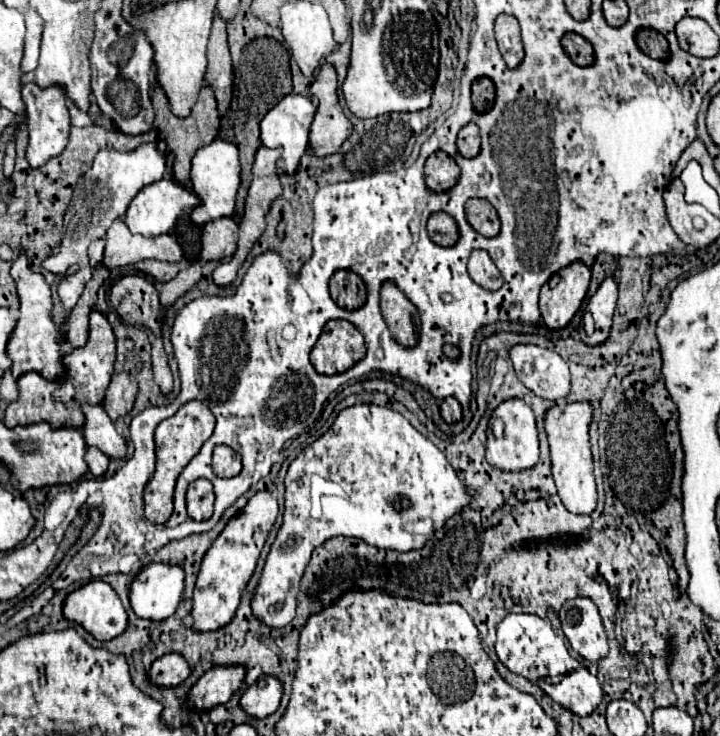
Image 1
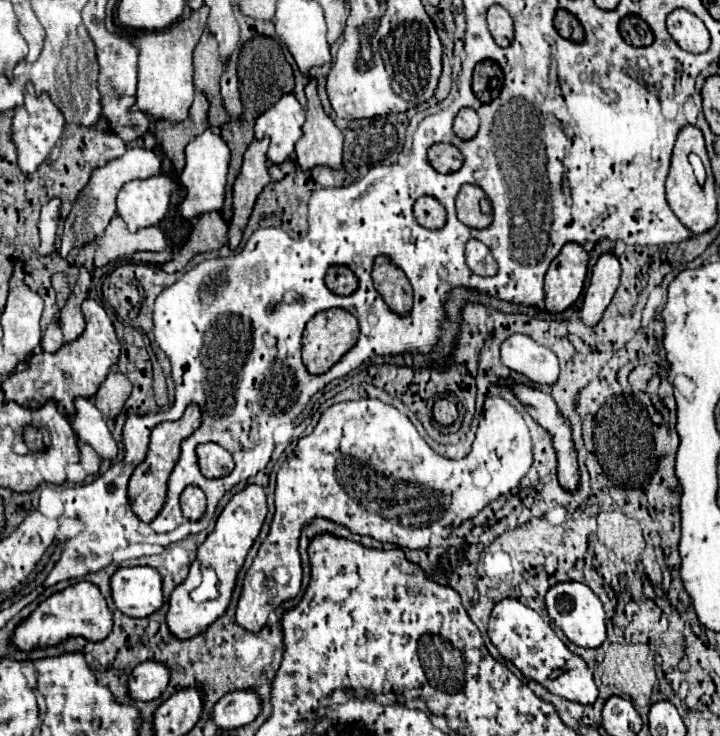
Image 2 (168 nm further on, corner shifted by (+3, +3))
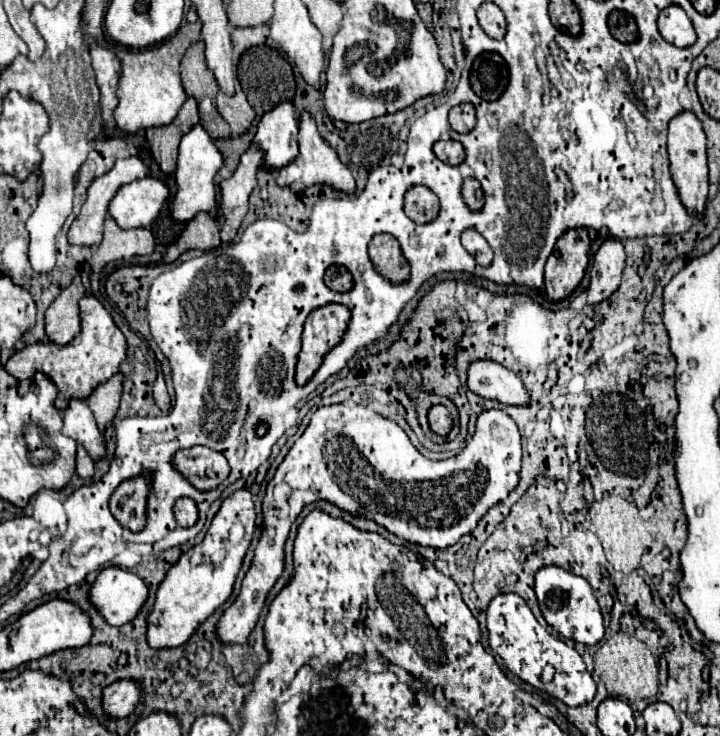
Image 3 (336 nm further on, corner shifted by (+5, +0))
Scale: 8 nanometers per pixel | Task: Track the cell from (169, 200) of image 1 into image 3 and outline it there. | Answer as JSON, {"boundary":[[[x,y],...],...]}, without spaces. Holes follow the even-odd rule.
{"boundary":[[[144,177],[122,185],[110,201],[108,213],[124,229],[148,227],[158,217],[166,199],[168,187],[154,177]]]}

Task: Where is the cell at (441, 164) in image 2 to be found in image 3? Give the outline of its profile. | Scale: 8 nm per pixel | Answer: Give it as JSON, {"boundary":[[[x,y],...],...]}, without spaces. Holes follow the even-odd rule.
{"boundary":[[[438,141],[434,143],[434,153],[440,161],[448,163],[448,165],[460,165],[464,161],[464,147],[460,141]]]}

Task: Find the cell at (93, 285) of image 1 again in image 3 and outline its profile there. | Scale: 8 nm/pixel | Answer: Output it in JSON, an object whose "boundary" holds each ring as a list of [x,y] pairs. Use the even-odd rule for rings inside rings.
{"boundary":[[[76,277],[46,309],[46,337],[52,343],[66,345],[80,333],[78,301],[84,297],[84,285]]]}

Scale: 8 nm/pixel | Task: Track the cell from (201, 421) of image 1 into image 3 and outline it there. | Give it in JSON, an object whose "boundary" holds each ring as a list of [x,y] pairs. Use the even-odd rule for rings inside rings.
{"boundary":[[[136,477],[120,483],[116,491],[110,495],[110,511],[114,519],[134,533],[142,531],[146,525],[146,503],[148,503],[150,487],[148,477]]]}

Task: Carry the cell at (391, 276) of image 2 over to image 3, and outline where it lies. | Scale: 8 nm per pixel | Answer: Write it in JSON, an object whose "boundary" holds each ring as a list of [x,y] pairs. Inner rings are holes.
{"boundary":[[[388,233],[374,235],[368,245],[368,253],[370,253],[370,259],[376,265],[376,269],[384,277],[388,277],[392,283],[408,281],[410,265],[402,255],[400,243],[396,237],[392,237]]]}

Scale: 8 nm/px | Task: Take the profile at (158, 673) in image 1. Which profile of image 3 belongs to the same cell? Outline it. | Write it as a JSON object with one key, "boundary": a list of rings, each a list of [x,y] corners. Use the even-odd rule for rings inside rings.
{"boundary":[[[130,679],[116,681],[104,687],[102,691],[102,707],[110,719],[128,717],[138,703],[140,703],[140,691],[136,683]]]}

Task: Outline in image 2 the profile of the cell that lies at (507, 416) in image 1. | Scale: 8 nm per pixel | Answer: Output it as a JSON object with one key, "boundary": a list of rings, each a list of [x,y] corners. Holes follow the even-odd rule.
{"boundary":[[[488,398],[484,402],[480,426],[476,440],[472,444],[470,456],[464,460],[448,460],[436,454],[424,438],[418,434],[414,424],[406,414],[388,406],[380,400],[352,400],[330,406],[314,432],[298,440],[294,454],[282,464],[276,482],[276,512],[268,538],[262,542],[254,564],[246,572],[244,588],[238,600],[236,620],[242,628],[250,632],[260,632],[268,624],[268,616],[276,612],[284,602],[292,600],[300,592],[302,564],[298,552],[298,540],[306,524],[316,518],[324,518],[346,526],[350,532],[360,536],[370,536],[378,542],[390,542],[400,548],[426,548],[432,534],[446,536],[454,526],[468,518],[474,518],[488,502],[496,500],[520,484],[522,476],[532,466],[532,440],[530,430],[524,424],[522,414],[504,398]],[[276,568],[286,568],[288,582],[278,584],[274,580]]]}

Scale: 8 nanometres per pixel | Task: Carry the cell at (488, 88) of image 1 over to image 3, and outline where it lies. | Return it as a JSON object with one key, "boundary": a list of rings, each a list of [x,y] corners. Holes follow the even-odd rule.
{"boundary":[[[486,51],[474,59],[470,71],[470,85],[480,97],[484,99],[500,97],[506,79],[508,79],[508,67],[498,53]]]}

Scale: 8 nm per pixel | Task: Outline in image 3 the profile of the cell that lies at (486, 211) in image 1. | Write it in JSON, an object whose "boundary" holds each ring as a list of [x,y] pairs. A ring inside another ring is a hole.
{"boundary":[[[464,179],[464,185],[462,185],[462,195],[464,195],[464,201],[470,209],[482,209],[484,205],[484,195],[482,195],[482,187],[476,179]]]}

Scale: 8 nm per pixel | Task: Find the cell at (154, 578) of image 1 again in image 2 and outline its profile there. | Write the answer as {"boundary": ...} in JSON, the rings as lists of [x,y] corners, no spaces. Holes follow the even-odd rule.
{"boundary":[[[118,568],[110,580],[112,598],[120,612],[130,618],[144,618],[162,608],[162,576],[156,568]]]}

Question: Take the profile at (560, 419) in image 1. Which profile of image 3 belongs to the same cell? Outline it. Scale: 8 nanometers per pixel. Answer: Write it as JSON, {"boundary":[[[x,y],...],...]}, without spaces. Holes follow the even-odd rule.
{"boundary":[[[472,361],[468,367],[468,387],[480,397],[496,399],[506,405],[530,403],[518,375],[494,361]]]}

